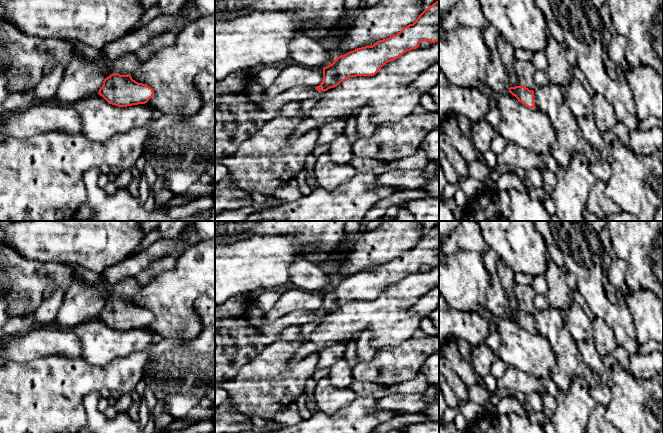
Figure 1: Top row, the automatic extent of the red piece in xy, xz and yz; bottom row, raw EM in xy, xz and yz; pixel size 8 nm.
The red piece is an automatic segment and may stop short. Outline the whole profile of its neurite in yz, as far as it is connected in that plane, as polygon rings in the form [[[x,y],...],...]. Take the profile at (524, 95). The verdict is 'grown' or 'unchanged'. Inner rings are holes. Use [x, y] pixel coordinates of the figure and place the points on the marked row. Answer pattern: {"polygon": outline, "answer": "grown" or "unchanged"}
{"polygon": [[[522,59],[515,60],[514,66],[520,85],[510,87],[509,92],[526,107],[535,108],[533,89],[536,87],[534,80],[536,68],[531,61]]], "answer": "grown"}

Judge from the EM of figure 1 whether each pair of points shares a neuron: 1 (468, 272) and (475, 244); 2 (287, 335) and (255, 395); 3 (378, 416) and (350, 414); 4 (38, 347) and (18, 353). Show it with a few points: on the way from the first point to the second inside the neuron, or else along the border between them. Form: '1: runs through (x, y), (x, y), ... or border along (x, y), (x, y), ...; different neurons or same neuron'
1: border along (450, 254), (460, 251), (476, 251), (481, 256); different neurons
2: border along (297, 338), (279, 340); different neurons
3: runs through (371, 416), (357, 416); same neuron
4: runs through (33, 347), (23, 348); same neuron

